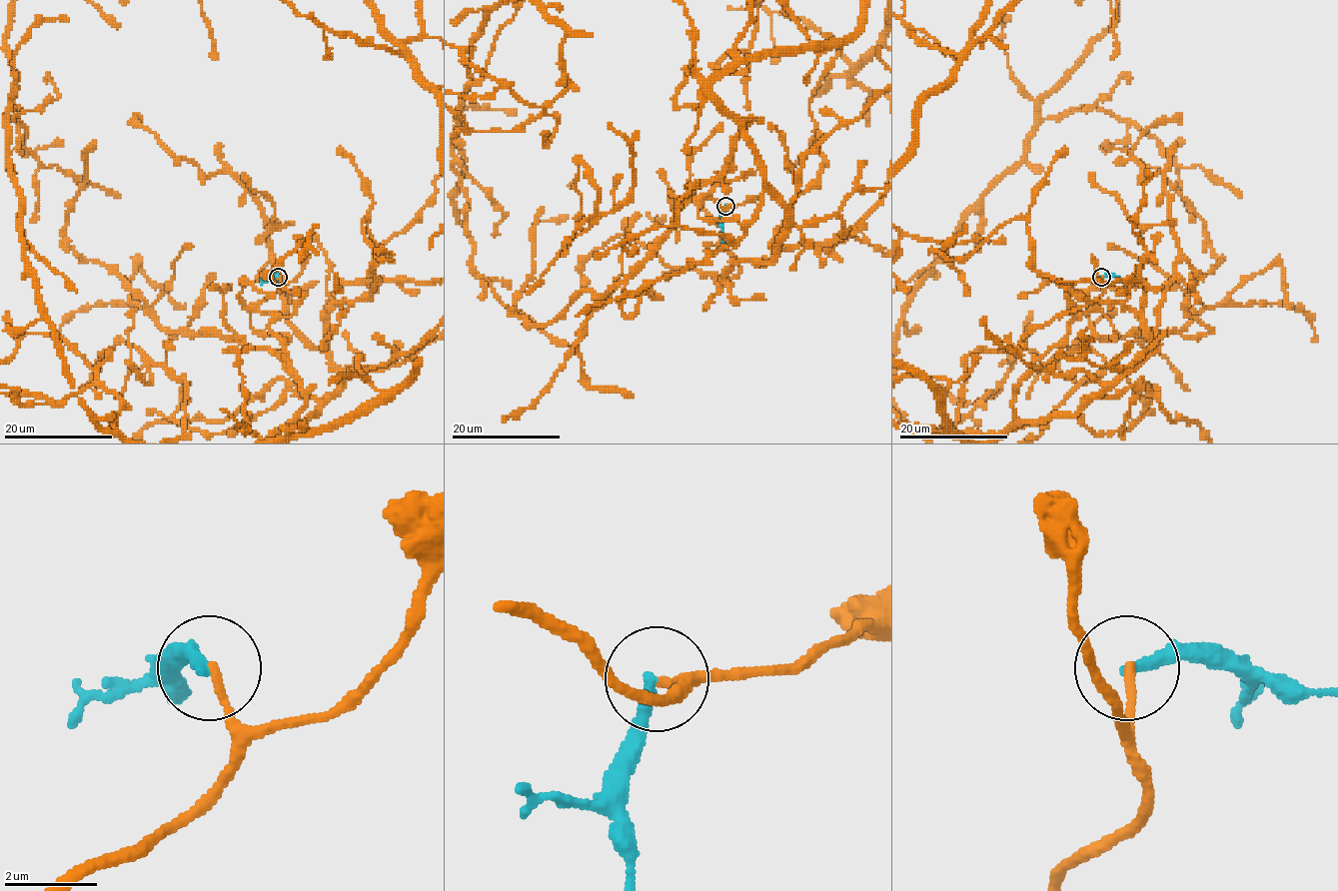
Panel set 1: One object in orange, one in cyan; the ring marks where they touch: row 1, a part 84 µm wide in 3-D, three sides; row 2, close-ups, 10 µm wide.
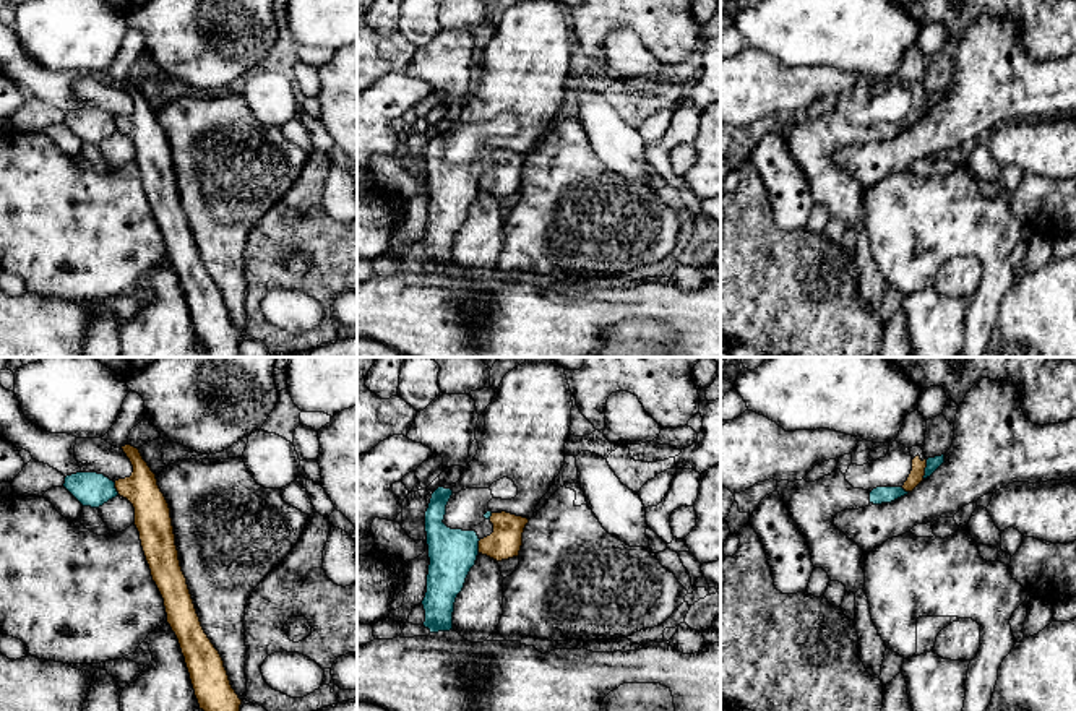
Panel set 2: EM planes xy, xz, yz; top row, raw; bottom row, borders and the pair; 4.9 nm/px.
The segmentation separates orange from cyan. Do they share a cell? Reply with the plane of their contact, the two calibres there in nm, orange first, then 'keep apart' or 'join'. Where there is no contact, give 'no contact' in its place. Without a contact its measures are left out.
meets orange in yz; 70 nm thick on the orange side, 60 nm on the other; keep apart

